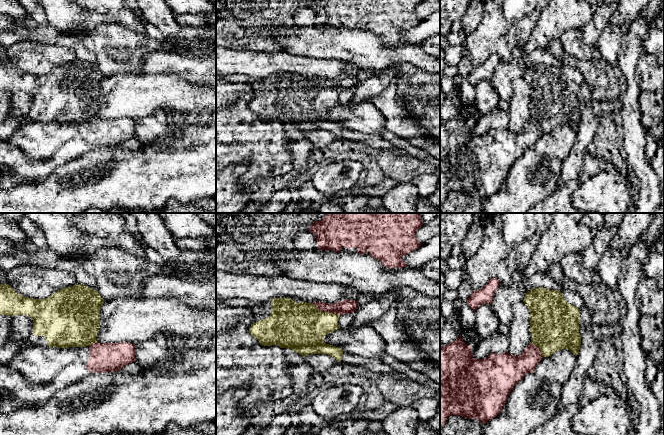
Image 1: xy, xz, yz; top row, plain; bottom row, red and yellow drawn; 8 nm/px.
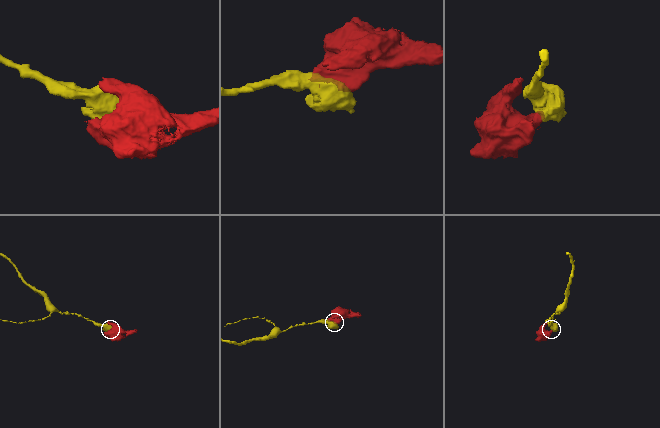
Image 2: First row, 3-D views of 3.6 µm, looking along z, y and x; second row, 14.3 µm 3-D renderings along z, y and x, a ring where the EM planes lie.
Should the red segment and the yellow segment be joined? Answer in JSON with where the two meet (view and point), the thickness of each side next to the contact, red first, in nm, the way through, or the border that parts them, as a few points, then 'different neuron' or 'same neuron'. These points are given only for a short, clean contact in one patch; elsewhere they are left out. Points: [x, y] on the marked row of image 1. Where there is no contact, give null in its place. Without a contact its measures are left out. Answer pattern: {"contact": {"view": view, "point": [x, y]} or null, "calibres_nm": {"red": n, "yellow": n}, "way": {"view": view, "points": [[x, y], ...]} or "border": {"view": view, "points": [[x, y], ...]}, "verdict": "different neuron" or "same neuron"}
{"contact": {"view": "xz", "point": [326, 311]}, "calibres_nm": {"red": 110, "yellow": 380}, "border": {"view": "xz", "points": [[313, 303], [320, 310], [334, 312], [339, 315]]}, "verdict": "different neuron"}

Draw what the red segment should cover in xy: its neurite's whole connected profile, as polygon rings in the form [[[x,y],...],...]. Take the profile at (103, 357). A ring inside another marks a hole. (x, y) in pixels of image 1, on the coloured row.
[[[95,342],[86,347],[32,346],[19,350],[4,366],[20,373],[33,385],[45,385],[65,366],[80,361],[90,373],[115,372],[135,362],[135,345]]]

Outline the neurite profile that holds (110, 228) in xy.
[[[121,213],[23,214],[43,231],[48,248],[60,258],[83,258],[98,249],[119,249],[145,256]]]

